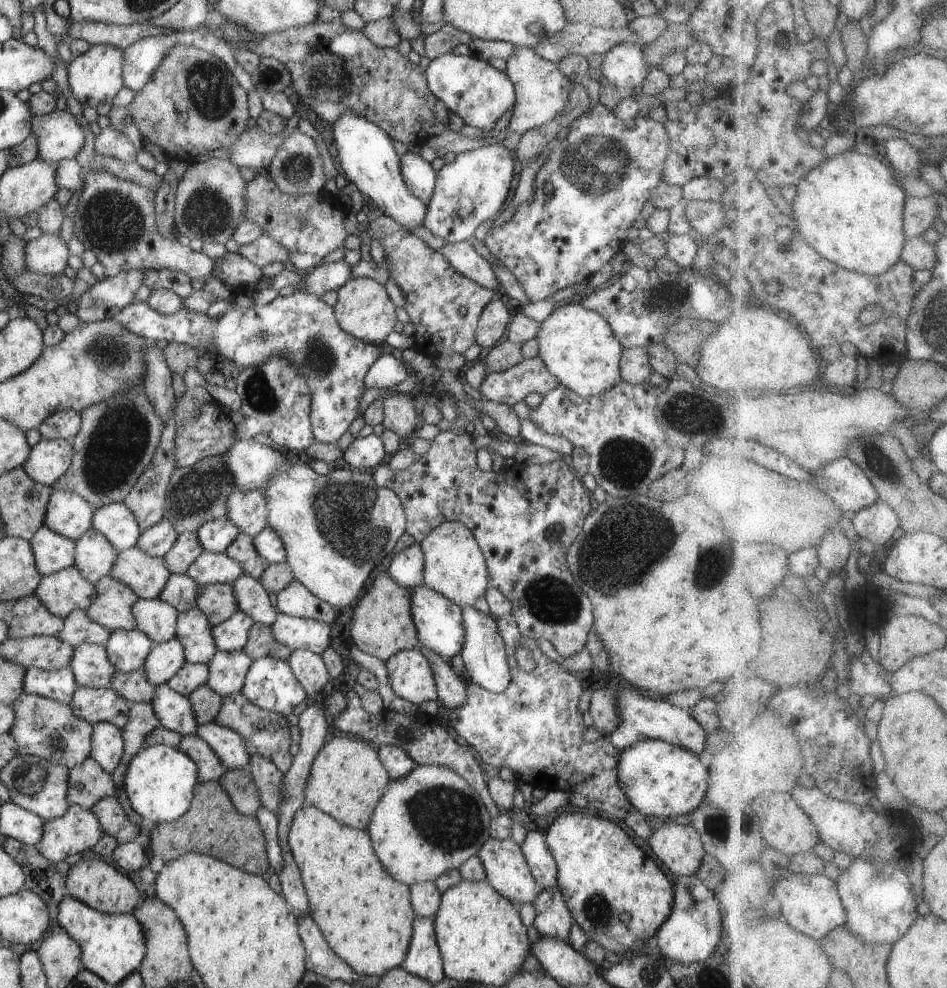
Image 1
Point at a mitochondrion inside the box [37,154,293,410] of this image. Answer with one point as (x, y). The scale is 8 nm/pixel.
(111, 221)

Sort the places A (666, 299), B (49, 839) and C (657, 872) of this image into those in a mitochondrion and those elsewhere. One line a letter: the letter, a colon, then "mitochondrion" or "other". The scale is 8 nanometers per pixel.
A: mitochondrion
B: other
C: other

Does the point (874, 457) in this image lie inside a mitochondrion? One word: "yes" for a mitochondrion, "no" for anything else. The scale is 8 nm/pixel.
yes

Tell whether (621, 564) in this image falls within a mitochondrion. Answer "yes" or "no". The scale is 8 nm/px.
yes

